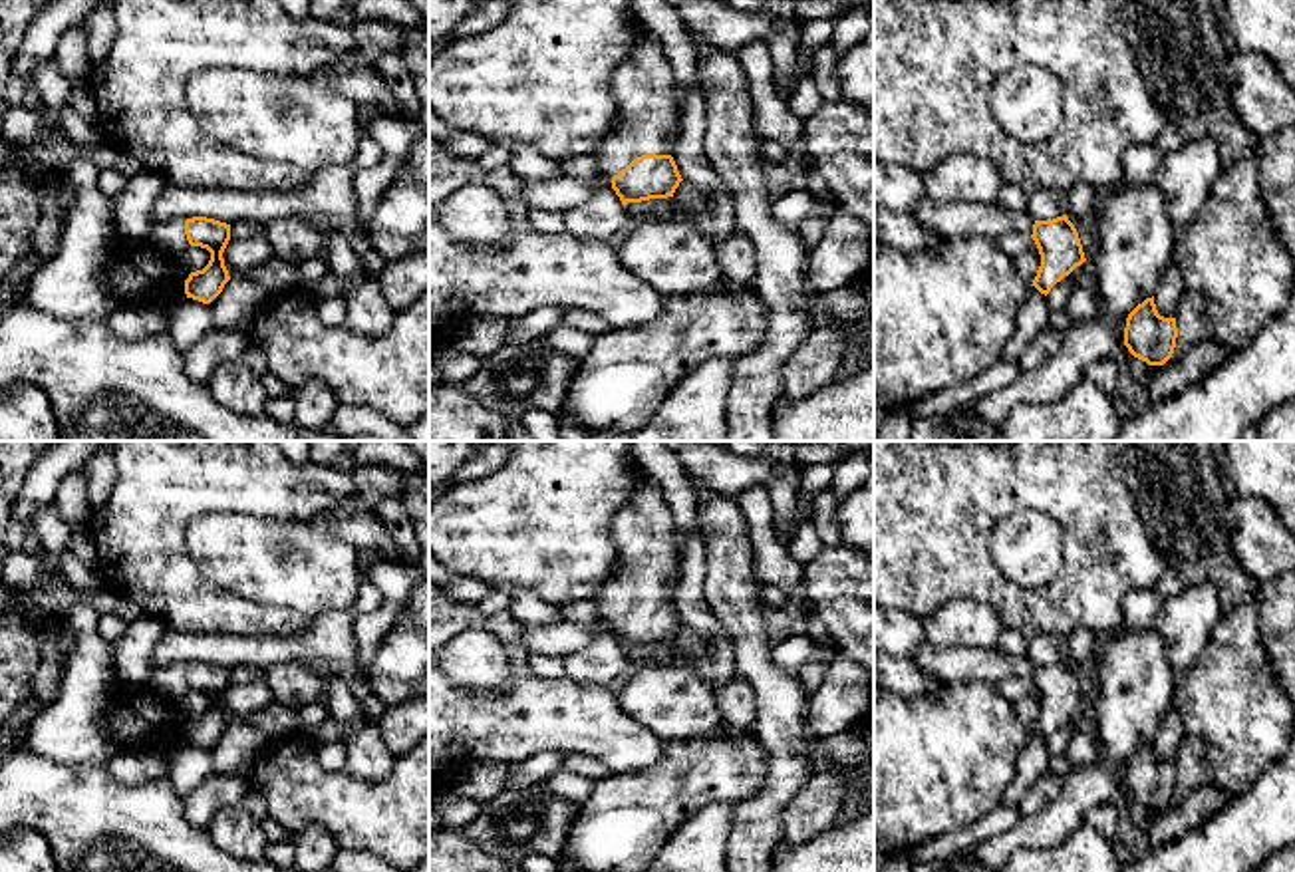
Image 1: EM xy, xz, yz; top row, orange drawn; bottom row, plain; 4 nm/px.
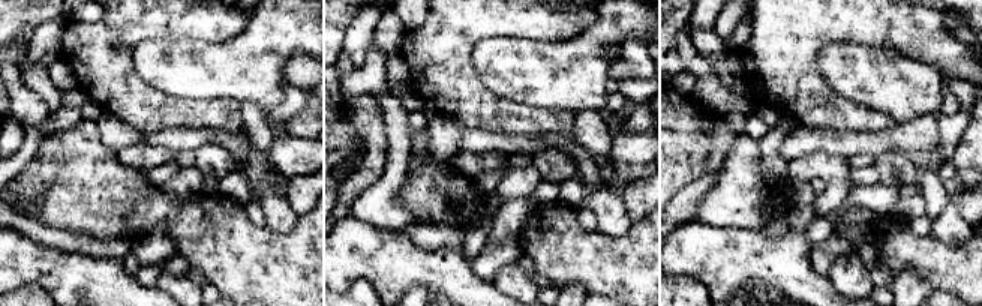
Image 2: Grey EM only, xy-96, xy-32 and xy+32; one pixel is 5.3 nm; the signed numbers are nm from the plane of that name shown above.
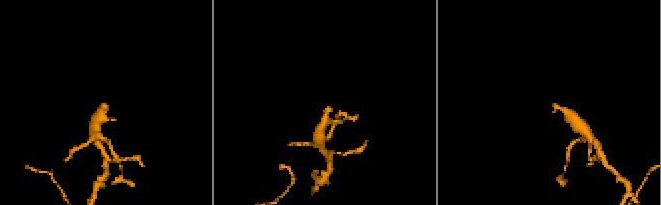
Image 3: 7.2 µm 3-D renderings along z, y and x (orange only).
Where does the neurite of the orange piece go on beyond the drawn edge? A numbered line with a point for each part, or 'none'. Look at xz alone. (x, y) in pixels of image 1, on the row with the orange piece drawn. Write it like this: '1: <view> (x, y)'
1: xz (644, 86)

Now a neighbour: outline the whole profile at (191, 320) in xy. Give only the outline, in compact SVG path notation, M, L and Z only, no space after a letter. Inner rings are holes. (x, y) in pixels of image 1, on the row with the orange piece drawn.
M187 298L169 318L169 334L179 354L185 354L213 328L213 308Z

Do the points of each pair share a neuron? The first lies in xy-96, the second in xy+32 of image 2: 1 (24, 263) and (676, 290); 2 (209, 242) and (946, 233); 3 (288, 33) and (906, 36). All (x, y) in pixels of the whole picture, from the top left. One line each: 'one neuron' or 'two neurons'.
1: two neurons
2: two neurons
3: two neurons

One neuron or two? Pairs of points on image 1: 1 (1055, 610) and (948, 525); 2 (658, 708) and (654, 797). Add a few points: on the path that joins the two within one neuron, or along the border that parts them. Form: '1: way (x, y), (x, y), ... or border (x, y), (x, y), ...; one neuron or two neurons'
1: way (1025, 610), (1009, 600), (964, 555); one neuron
2: border (712, 735), (666, 743); two neurons

